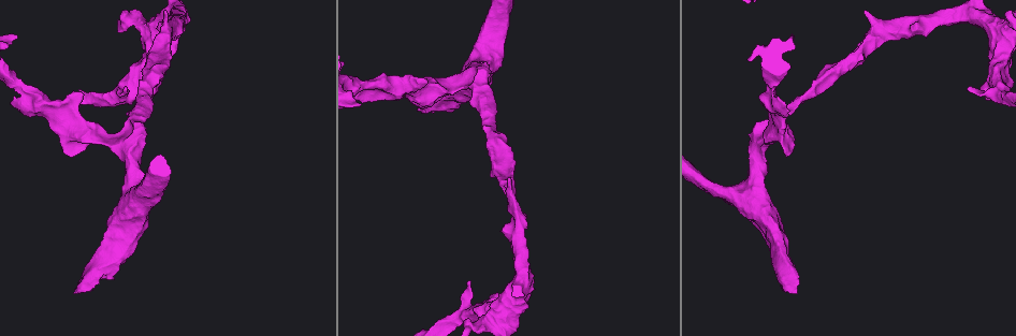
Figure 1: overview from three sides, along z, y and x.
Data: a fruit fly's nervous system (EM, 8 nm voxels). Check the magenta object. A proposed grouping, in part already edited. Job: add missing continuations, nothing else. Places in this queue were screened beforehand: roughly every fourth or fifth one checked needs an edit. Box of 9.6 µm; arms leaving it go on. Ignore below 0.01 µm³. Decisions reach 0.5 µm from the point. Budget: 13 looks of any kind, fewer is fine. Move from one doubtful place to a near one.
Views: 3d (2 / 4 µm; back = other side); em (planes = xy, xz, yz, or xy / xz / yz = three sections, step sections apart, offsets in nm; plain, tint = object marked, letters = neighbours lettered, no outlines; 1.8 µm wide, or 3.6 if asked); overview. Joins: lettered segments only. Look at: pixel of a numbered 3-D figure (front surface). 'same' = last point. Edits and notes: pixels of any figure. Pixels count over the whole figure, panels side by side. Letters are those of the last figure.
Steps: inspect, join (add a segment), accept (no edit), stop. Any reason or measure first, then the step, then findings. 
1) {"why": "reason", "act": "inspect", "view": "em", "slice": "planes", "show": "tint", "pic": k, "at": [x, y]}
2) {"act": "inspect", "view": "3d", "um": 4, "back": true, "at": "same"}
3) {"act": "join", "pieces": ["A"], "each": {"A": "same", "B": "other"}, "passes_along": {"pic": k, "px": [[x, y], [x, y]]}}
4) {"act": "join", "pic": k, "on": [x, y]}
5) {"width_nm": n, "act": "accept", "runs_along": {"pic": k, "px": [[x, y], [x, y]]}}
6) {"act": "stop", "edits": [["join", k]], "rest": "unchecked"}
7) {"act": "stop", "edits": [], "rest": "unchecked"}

{"why": "an open end", "act": "inspect", "view": "3d", "um": 4, "pic": 1, "at": [425, 81]}

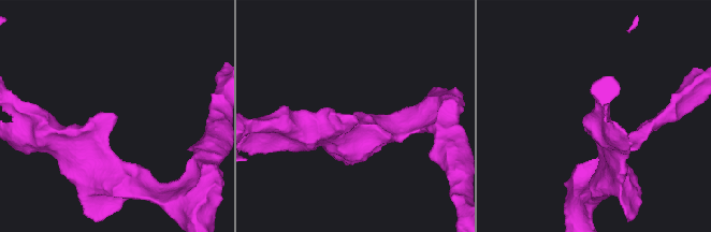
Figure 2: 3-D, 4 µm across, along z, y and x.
{"act": "inspect", "view": "em", "slice": "planes", "show": "tint", "pic": 2, "at": [110, 115]}

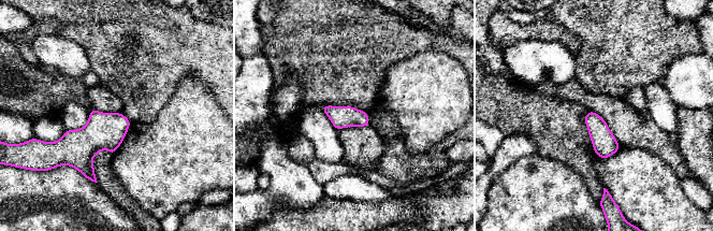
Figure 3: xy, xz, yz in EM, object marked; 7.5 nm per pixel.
{"why": "see the neighbours", "act": "inspect", "view": "em", "slice": "planes", "show": "letters", "at": "same"}

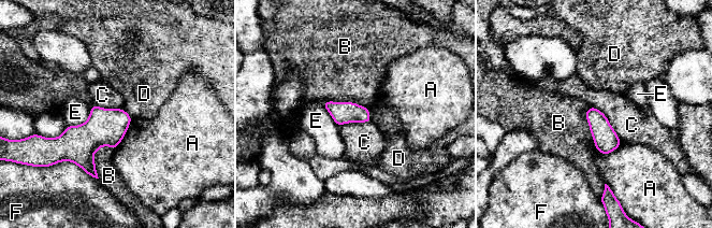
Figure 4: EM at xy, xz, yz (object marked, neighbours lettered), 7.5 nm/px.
{"width_nm": 160, "act": "accept", "each": {"A": "other", "B": "other", "C": "other", "D": "other", "E": "other", "F": "other"}, "border": {"pic": 4, "px": [[590, 105], [607, 117], [622, 141]]}, "found": "no lettered segment goes on from it"}

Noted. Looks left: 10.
{"why": "branch stops here", "act": "inspect", "view": "3d", "um": 2, "pic": 1, "at": [361, 104]}

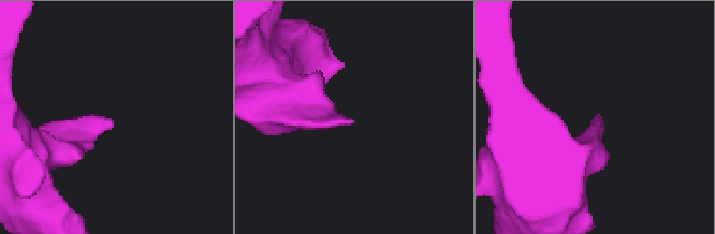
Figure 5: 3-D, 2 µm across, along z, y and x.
{"act": "inspect", "view": "em", "slice": "planes", "show": "letters", "pic": 5, "at": [110, 124]}

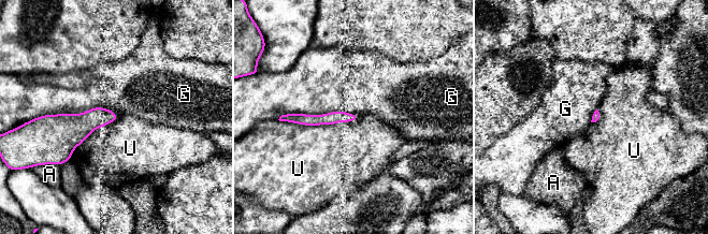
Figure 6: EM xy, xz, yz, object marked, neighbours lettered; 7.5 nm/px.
{"act": "accept", "each": {"A": "other", "G": "other", "U": "other"}, "runs_along": {"pic": 6, "px": [[354, 117], [289, 119]]}, "found": "no lettered segment goes on from it"}

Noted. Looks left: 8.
{"why": "free end", "act": "inspect", "view": "em", "slice": "planes", "show": "letters", "pic": 1, "at": [77, 153]}

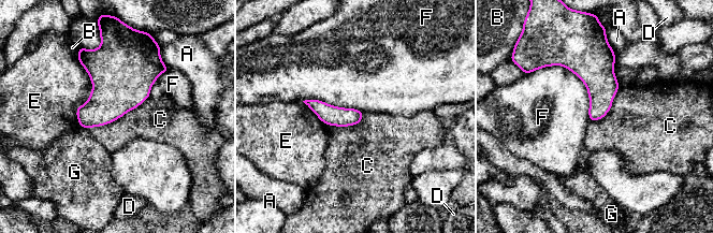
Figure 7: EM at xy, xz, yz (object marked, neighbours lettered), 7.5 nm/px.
{"act": "accept", "each": {"A": "other", "B": "other", "C": "other", "D": "other", "E": "other", "F": "other", "G": "other"}, "border": {"pic": 7, "px": [[149, 96], [113, 121], [86, 129]]}, "found": "none of them fits"}

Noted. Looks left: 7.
{"why": "calibre changes", "act": "inspect", "view": "em", "slice": "yz", "step": 16, "show": "tint", "pic": 1, "at": [84, 287]}

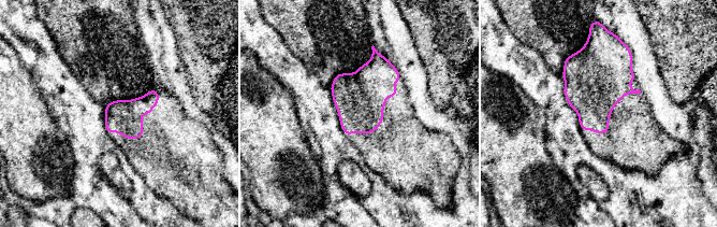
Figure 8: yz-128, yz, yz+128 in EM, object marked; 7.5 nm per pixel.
{"why": "cut it another way", "act": "inspect", "view": "em", "slice": "planes", "show": "tint", "at": "same"}

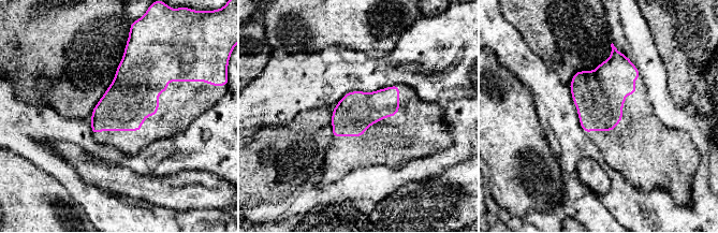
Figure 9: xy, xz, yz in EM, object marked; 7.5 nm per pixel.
{"why": "see the neighbours", "act": "inspect", "view": "em", "slice": "planes", "show": "letters", "at": "same"}

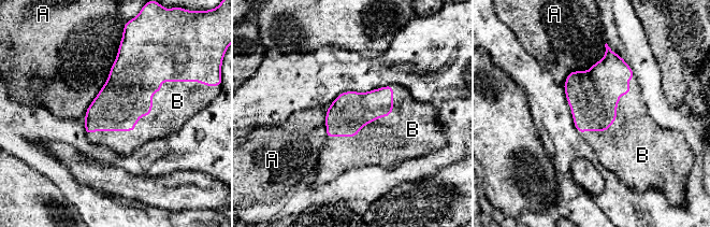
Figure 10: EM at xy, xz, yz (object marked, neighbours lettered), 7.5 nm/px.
{"width_nm": 300, "act": "join", "pieces": ["B"], "each": {"A": "other", "B": "same"}, "found": "it goes on there"}

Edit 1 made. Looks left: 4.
{"why": "see it whole again", "act": "inspect", "view": "overview"}

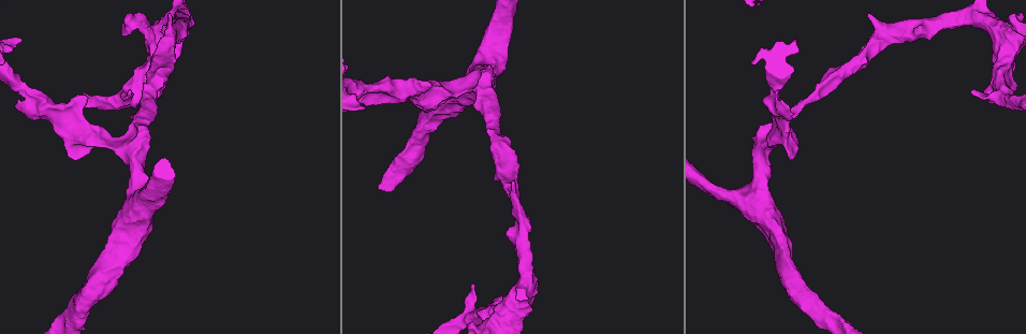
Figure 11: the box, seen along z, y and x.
{"why": "arms part here", "act": "inspect", "view": "3d", "um": 2, "pic": 11, "at": [491, 312]}

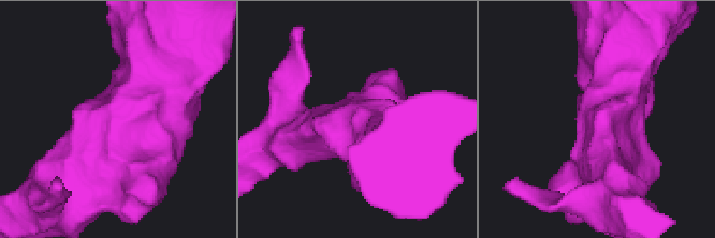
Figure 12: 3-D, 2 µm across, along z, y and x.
{"act": "inspect", "view": "em", "slice": "planes", "show": "letters", "pic": 12, "at": [124, 148]}

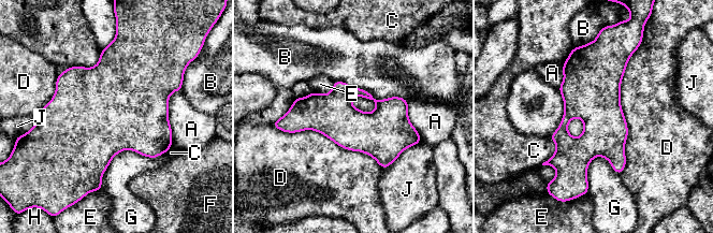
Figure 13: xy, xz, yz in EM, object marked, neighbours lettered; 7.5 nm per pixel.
{"width_nm": 320, "act": "accept", "each": {"A": "other", "B": "other", "C": "other", "D": "other", "E": "other", "F": "other", "G": "other", "H": "other", "J": "other"}, "border": {"pic": 13, "px": [[334, 81], [377, 99], [407, 101]]}, "found": "no lettered segment goes on from it"}

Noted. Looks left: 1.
{"act": "stop", "edits": [["join", 10]], "rest": "unchecked"}

